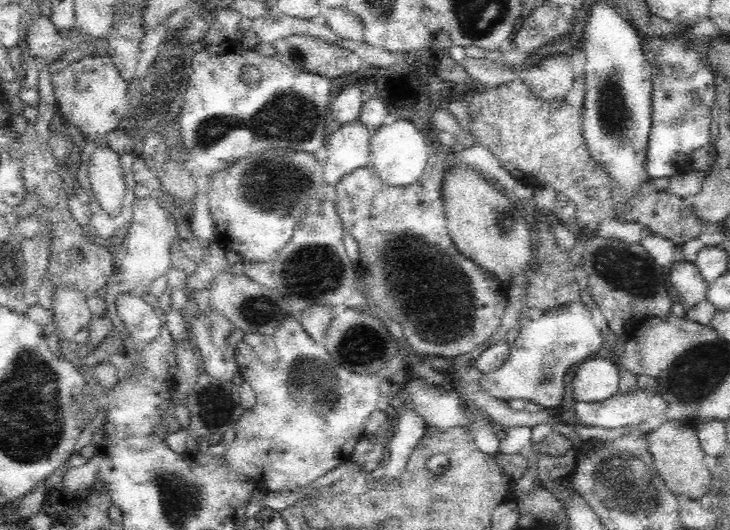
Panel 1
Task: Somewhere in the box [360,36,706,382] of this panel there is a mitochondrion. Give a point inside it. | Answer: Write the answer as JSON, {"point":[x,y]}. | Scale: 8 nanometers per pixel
{"point":[627,271]}

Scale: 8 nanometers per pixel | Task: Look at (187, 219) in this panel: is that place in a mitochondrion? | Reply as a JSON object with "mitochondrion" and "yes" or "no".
{"mitochondrion":"no"}

